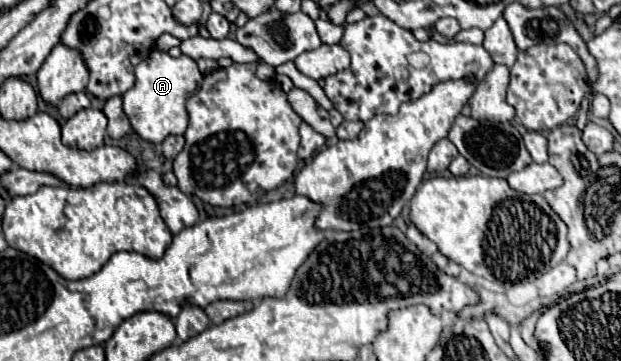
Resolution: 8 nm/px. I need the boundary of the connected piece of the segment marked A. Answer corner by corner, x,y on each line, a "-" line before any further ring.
155,49
145,61
137,65
135,77
137,77
135,87
123,93
123,111
133,131
141,139
155,145
169,135
183,135
189,121
189,115
185,111
185,101
197,89
199,81
203,81
197,63
187,55
173,59
171,55

